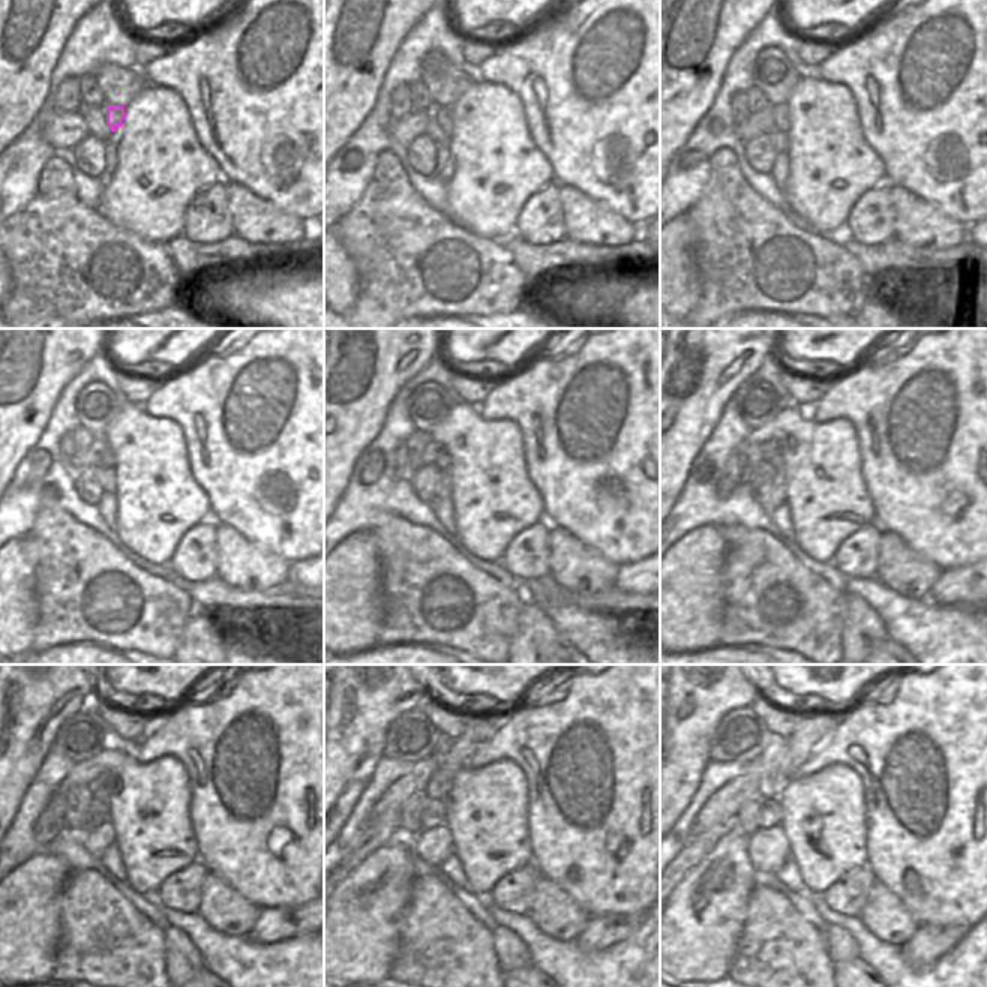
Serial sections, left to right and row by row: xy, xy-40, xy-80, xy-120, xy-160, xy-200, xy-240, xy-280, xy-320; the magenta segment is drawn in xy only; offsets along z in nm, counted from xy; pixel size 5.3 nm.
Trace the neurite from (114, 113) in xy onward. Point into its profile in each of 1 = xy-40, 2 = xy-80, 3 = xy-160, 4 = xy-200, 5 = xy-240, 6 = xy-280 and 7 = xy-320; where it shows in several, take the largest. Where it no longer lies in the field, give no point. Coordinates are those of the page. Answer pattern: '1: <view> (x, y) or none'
1: xy-40 (446, 116)
2: xy-80 (782, 113)
3: xy-160 (444, 461)
4: xy-200 (777, 461)
5: xy-240 (101, 792)
6: xy-280 (434, 789)
7: xy-320 (771, 761)

